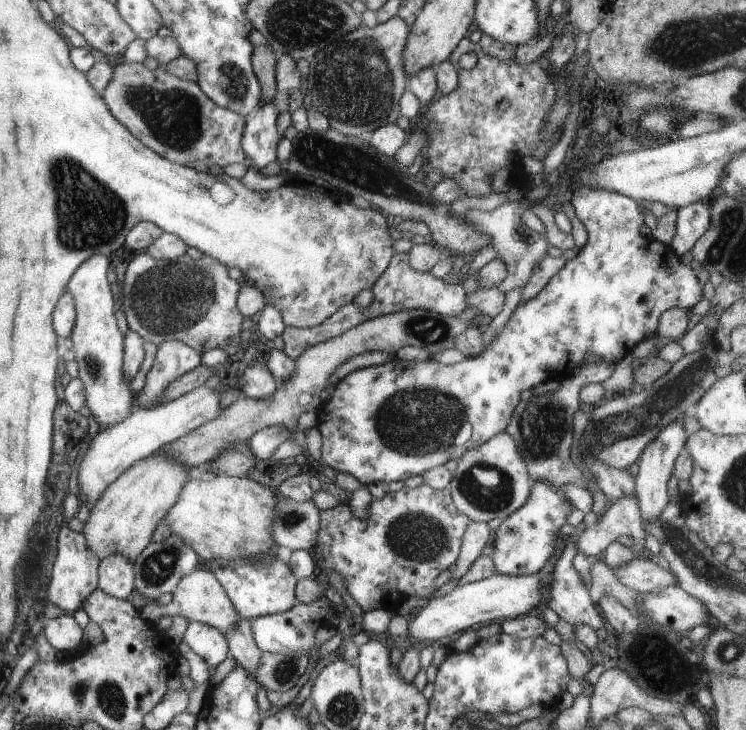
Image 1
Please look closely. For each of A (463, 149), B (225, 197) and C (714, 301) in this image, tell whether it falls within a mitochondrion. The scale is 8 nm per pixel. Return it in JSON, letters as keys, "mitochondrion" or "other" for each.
{"A":"other","B":"other","C":"other"}

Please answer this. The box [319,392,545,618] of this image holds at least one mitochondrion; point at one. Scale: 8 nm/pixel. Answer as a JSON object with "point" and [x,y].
{"point":[414,535]}

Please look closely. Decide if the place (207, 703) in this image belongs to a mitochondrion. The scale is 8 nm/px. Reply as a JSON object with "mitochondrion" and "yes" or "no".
{"mitochondrion":"no"}

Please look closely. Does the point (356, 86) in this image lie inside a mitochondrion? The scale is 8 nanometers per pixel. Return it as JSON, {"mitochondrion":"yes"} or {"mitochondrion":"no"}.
{"mitochondrion":"yes"}

